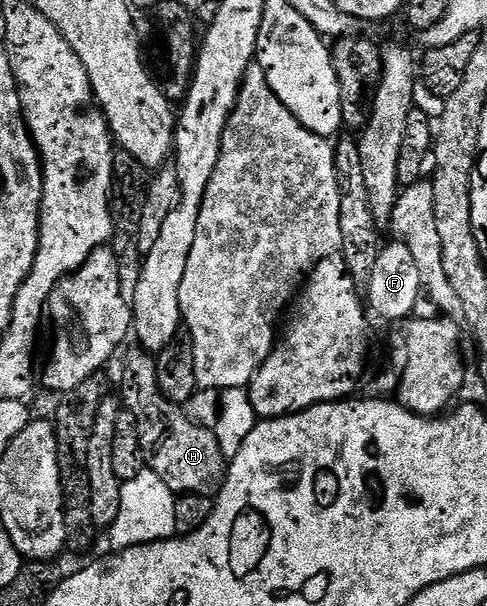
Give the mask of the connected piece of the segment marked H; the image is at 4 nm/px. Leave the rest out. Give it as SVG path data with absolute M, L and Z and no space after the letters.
M135 348L128 354L124 362L124 379L120 382L120 390L124 393L123 405L138 420L138 432L142 440L145 459L150 460L150 469L172 489L177 496L185 494L215 495L228 472L220 440L215 429L193 421L184 414L179 405L168 399L160 391L156 379L156 359L149 351Z

